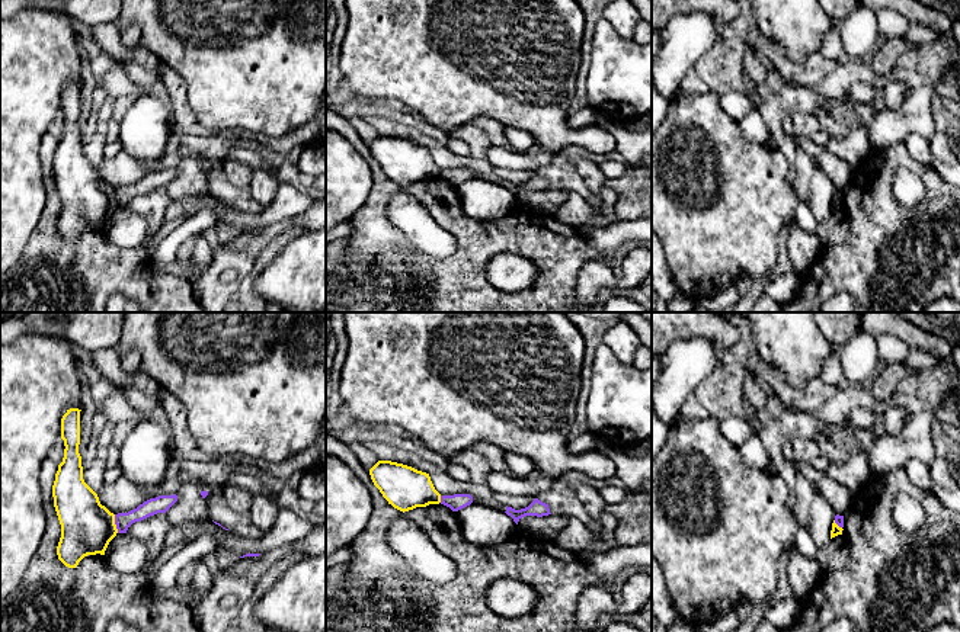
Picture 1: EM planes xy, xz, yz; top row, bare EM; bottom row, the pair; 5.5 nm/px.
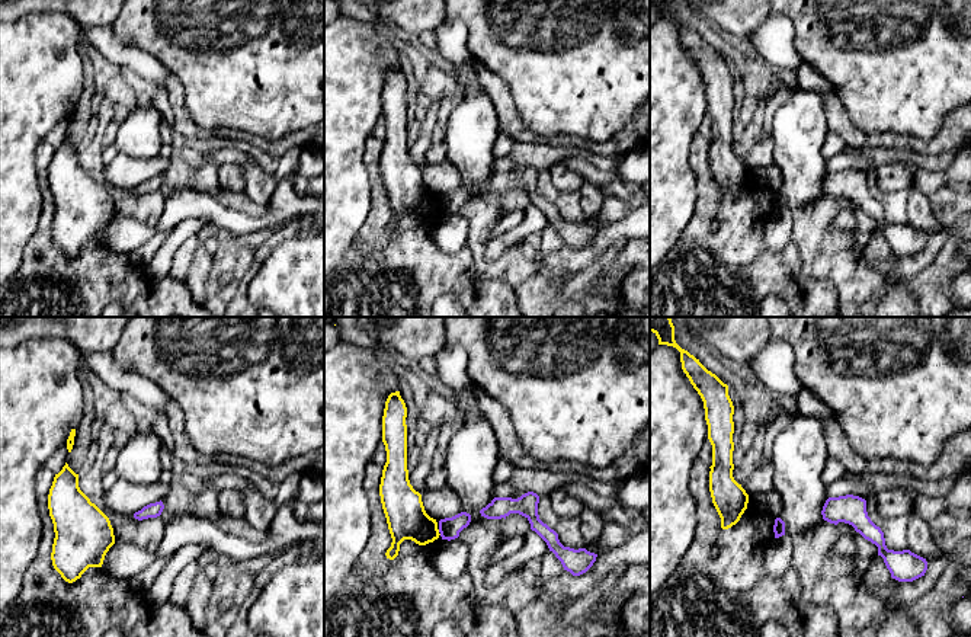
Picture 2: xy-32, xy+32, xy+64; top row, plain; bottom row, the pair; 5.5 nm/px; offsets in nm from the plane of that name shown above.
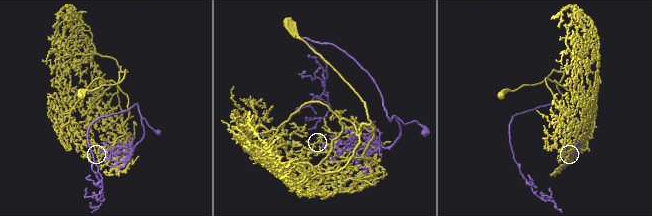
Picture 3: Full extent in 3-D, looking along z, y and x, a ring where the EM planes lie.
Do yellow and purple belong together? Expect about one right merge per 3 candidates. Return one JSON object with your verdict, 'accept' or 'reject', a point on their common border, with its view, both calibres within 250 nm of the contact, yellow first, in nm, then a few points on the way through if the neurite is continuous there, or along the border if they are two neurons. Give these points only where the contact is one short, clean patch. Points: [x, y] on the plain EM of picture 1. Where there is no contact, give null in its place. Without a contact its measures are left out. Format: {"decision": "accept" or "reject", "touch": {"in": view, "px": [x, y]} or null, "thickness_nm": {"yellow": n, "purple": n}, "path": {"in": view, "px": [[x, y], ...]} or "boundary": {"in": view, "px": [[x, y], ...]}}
{"decision": "reject", "touch": {"in": "xy", "px": [114, 198]}, "thickness_nm": {"yellow": 280, "purple": 90}, "boundary": {"in": "xy", "px": [[114, 189], [118, 207]]}}

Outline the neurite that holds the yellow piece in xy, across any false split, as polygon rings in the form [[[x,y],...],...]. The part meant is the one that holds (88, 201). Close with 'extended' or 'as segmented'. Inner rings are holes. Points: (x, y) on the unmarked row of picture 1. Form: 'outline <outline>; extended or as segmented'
outline [[[70,83],[61,93],[65,123],[52,160],[54,182],[61,199],[57,230],[68,243],[76,243],[87,230],[105,230],[118,208],[115,189],[100,179],[97,169],[83,154],[80,86]]]; as segmented

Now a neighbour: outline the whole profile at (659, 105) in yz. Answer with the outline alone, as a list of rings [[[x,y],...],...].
[[[652,80],[652,137],[659,129],[666,115],[669,102],[659,93]]]

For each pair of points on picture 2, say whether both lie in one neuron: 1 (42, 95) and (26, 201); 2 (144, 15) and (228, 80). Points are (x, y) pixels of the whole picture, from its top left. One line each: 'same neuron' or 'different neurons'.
1: same neuron
2: same neuron

